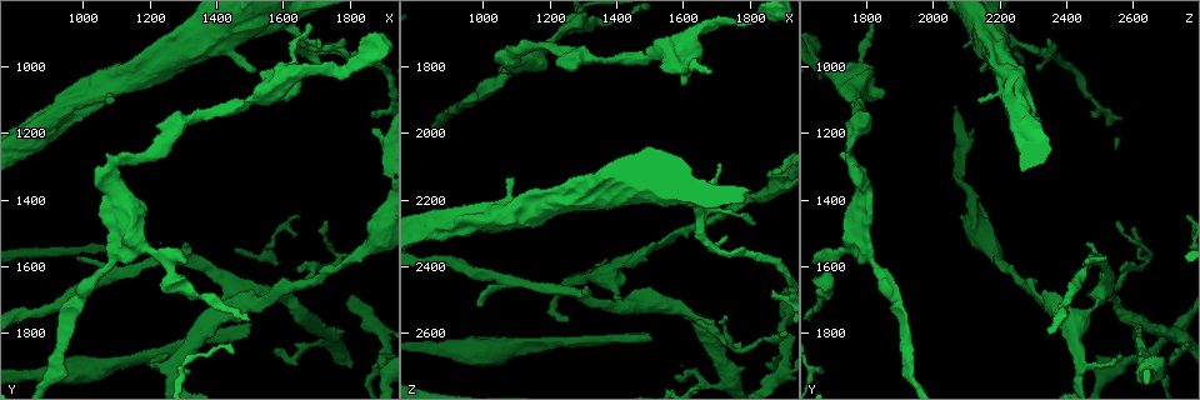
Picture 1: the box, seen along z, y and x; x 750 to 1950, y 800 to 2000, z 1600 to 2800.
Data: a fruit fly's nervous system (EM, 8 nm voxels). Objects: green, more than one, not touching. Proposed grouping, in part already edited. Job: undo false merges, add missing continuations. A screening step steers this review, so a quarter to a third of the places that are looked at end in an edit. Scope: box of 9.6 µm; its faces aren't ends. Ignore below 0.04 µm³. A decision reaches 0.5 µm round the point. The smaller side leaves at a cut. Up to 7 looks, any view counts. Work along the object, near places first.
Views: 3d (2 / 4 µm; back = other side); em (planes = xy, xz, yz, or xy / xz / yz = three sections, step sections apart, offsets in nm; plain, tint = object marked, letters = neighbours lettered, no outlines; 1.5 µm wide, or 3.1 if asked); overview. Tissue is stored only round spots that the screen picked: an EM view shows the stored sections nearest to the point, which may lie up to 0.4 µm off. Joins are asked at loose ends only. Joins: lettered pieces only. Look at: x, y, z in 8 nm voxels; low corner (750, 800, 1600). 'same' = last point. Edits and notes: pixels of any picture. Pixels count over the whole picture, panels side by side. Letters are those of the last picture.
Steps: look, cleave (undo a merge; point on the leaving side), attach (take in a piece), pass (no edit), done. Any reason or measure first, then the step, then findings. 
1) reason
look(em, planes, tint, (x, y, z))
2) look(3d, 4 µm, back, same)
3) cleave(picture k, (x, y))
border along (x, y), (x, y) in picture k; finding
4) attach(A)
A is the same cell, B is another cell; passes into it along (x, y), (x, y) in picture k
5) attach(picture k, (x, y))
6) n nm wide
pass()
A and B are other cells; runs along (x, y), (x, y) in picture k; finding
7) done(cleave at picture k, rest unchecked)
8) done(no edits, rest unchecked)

an open end
look(em, planes, tint, (1880, 1190, 2120))

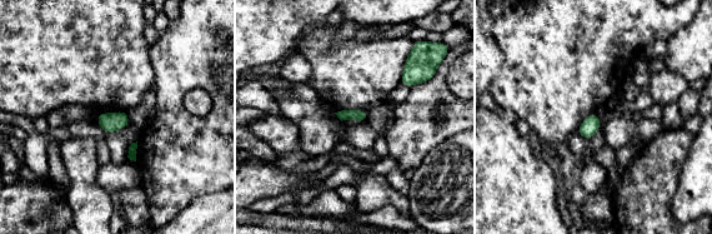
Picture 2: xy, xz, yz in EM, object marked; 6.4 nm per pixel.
look(em, planes, letters, same)

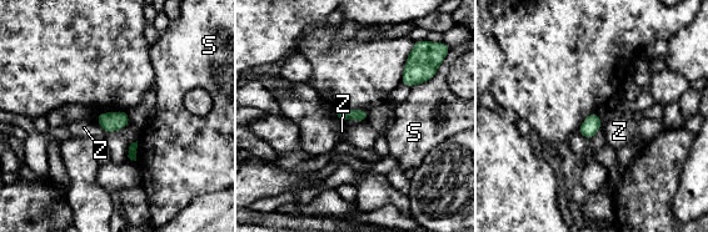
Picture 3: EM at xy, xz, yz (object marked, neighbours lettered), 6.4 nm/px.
pass()
S and Z are other cells; border along (95, 119), (106, 134) in picture 3; none of them fits

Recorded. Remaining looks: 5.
look(3d, 4 µm, (1520, 1000, 2140))

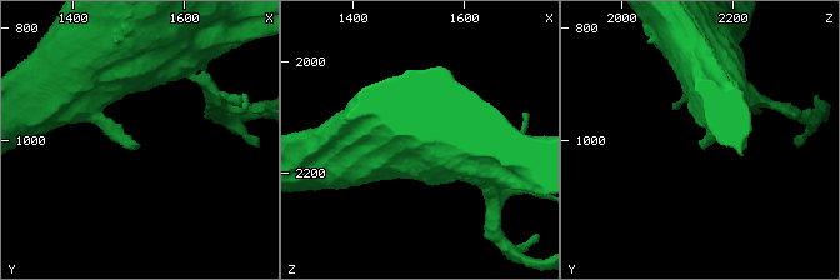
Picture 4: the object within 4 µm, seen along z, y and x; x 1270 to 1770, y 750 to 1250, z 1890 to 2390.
look(em, planes, tint, (1525, 1005, 2145))

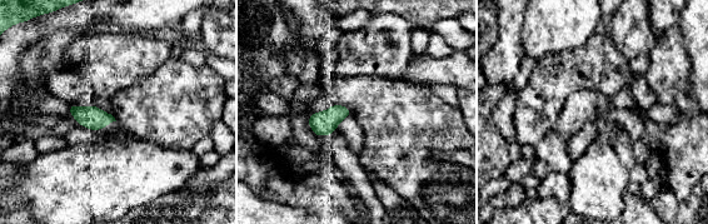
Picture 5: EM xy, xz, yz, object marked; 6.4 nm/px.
what lies round it
look(em, planes, letters, same)

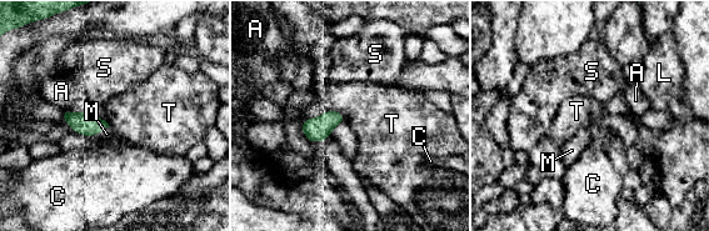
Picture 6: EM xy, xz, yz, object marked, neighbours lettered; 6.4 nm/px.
attach(M)
M is the same cell, A, C, L, S and T are other cells; it goes on there

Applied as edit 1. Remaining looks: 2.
thick turns thin
look(3d, 4 µm, (1510, 1710, 2340))

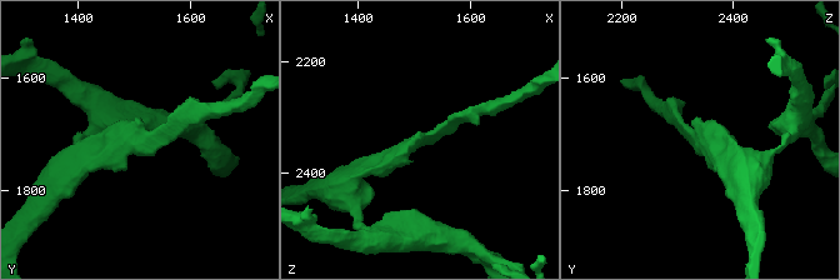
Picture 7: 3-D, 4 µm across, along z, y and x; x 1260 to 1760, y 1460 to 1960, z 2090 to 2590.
arms of 170, 200 nm; shape alone is not enough
look(em, xy, step 4, letters, (1500, 1715, 2335))

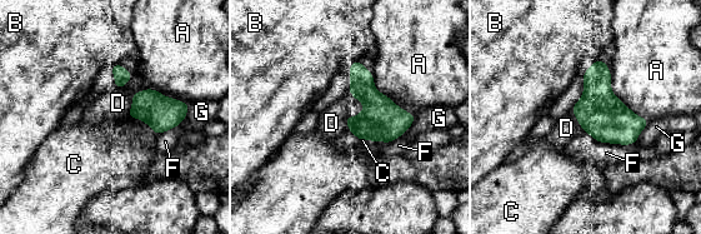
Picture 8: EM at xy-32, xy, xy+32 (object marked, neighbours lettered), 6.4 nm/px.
pass()
A, B, C, D, F and G are other cells; border along (348, 91), (364, 109), (344, 124) in picture 8; continuous, no second neuron

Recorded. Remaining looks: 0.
done(attach at picture 6, rest unchecked)

